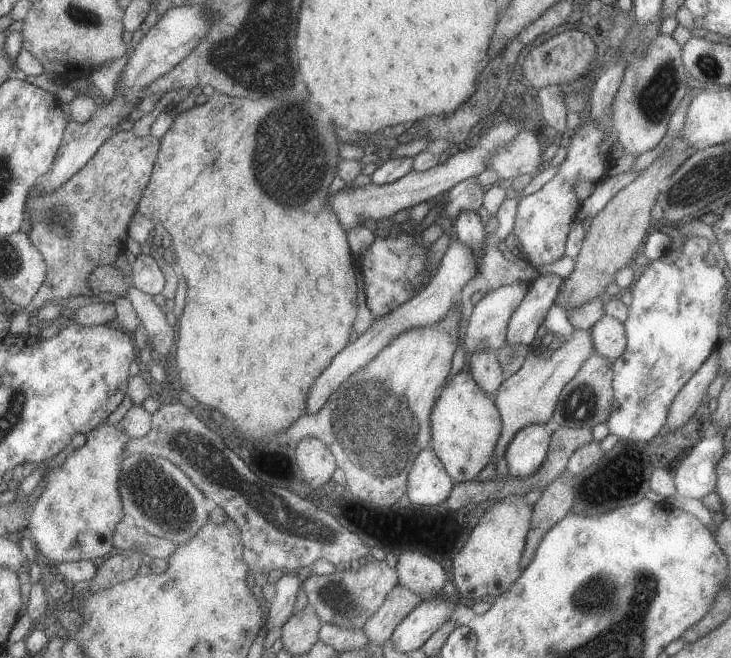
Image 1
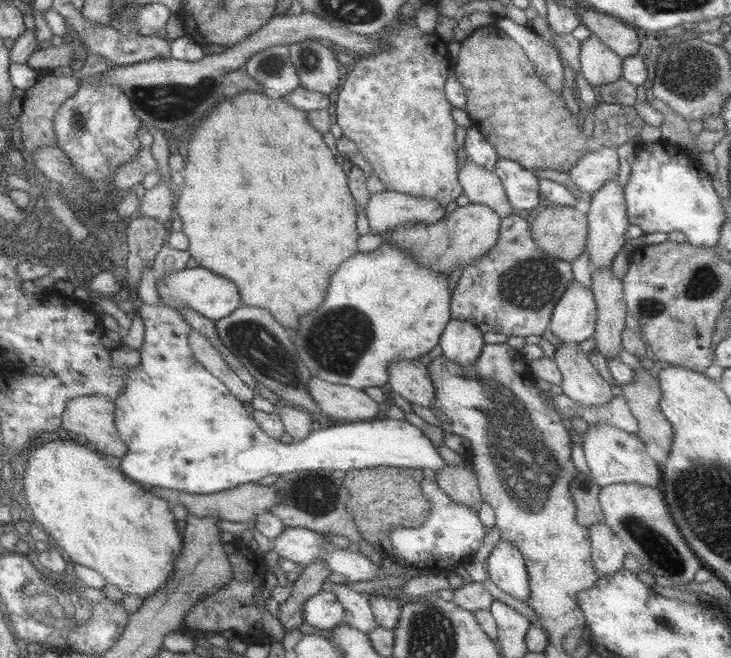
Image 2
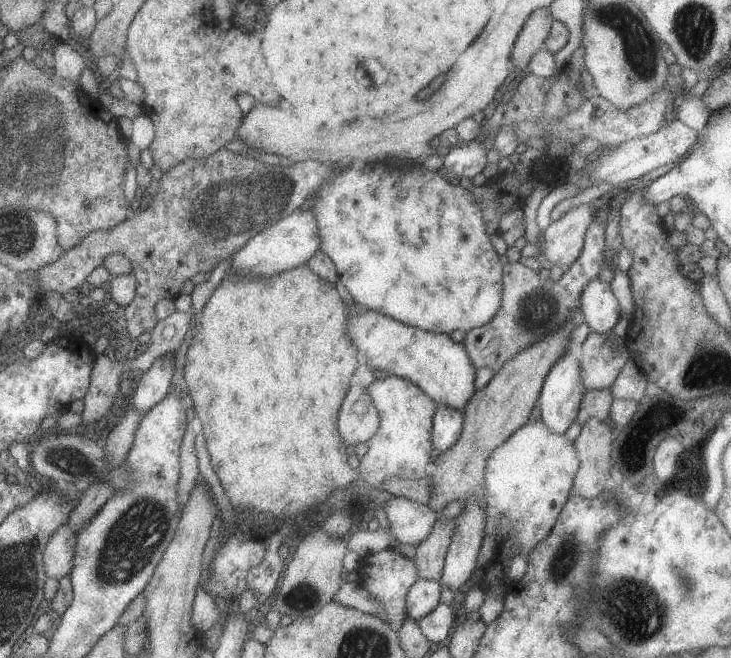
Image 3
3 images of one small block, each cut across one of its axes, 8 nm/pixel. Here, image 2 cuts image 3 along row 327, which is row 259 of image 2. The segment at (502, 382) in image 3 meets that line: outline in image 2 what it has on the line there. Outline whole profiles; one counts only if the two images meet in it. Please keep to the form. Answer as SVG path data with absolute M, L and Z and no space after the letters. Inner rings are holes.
M549 205L530 224L530 231L539 248L572 262L587 248L588 217L578 207Z

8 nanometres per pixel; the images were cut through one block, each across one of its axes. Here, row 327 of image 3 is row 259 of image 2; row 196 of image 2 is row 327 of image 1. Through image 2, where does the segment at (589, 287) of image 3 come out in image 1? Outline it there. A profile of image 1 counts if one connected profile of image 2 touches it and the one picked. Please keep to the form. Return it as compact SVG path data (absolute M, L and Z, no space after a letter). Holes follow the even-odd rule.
M604 315L591 328L593 348L599 355L614 361L627 347L627 334L623 322L610 315Z

